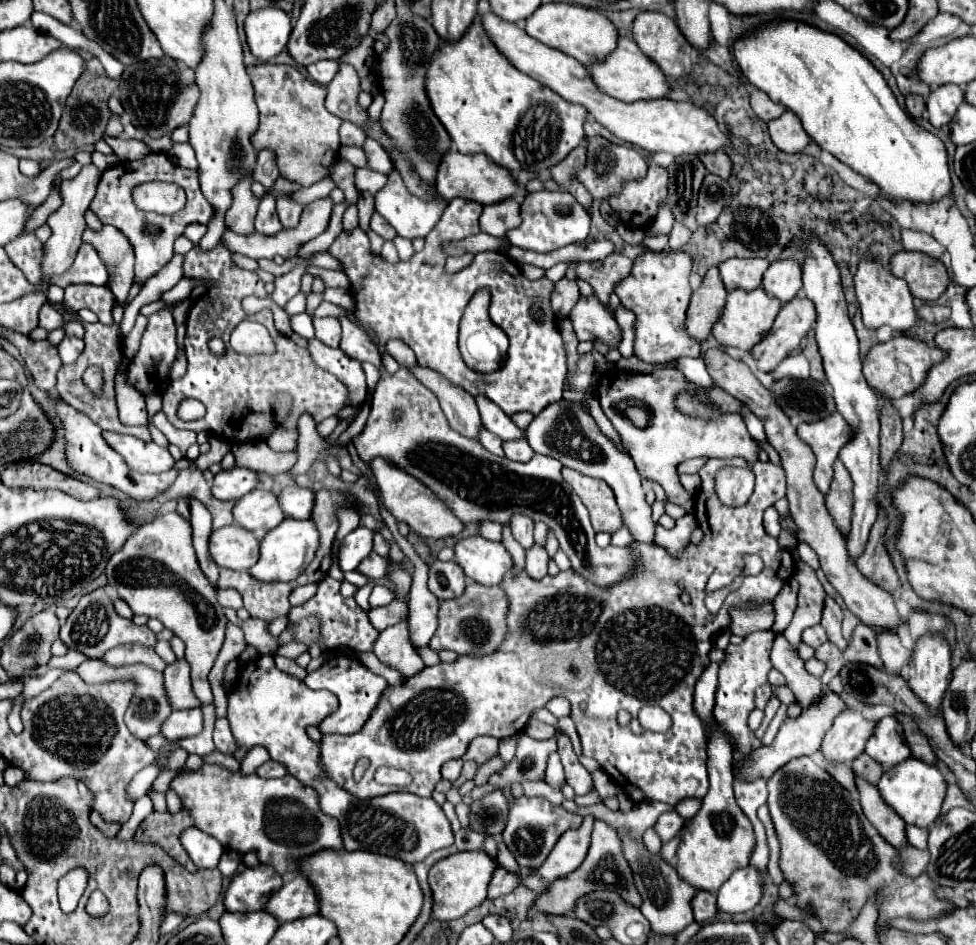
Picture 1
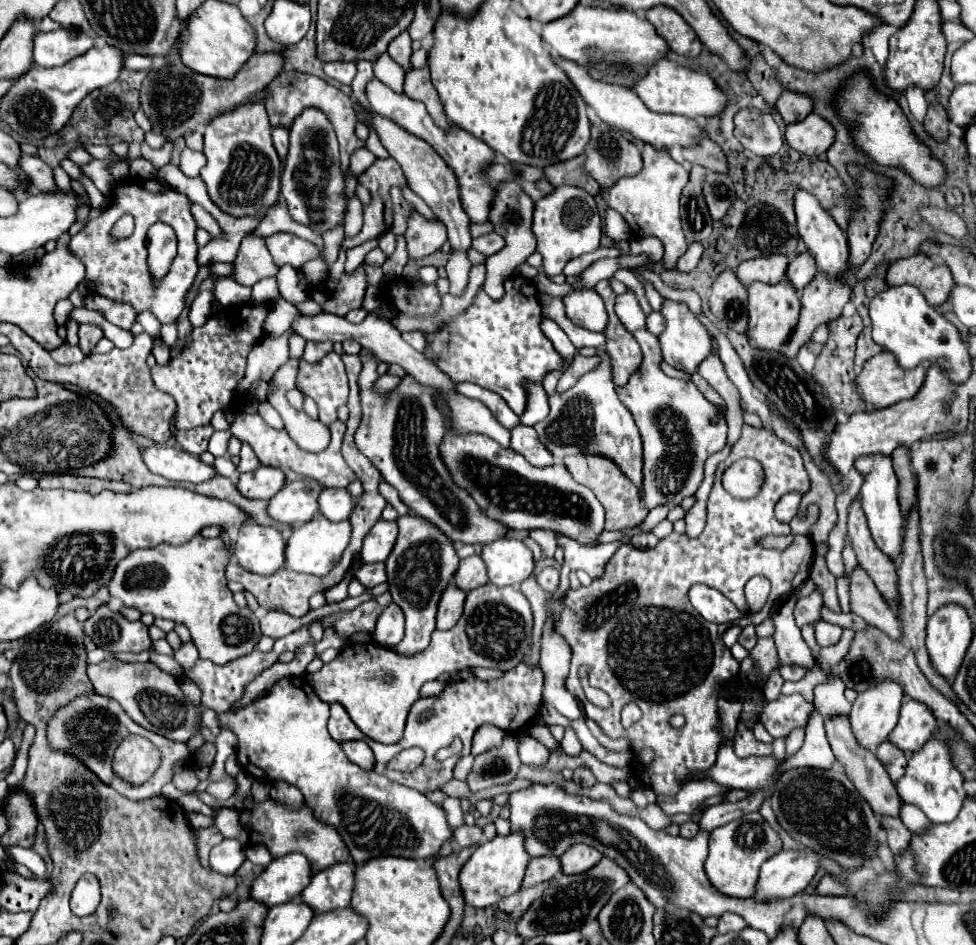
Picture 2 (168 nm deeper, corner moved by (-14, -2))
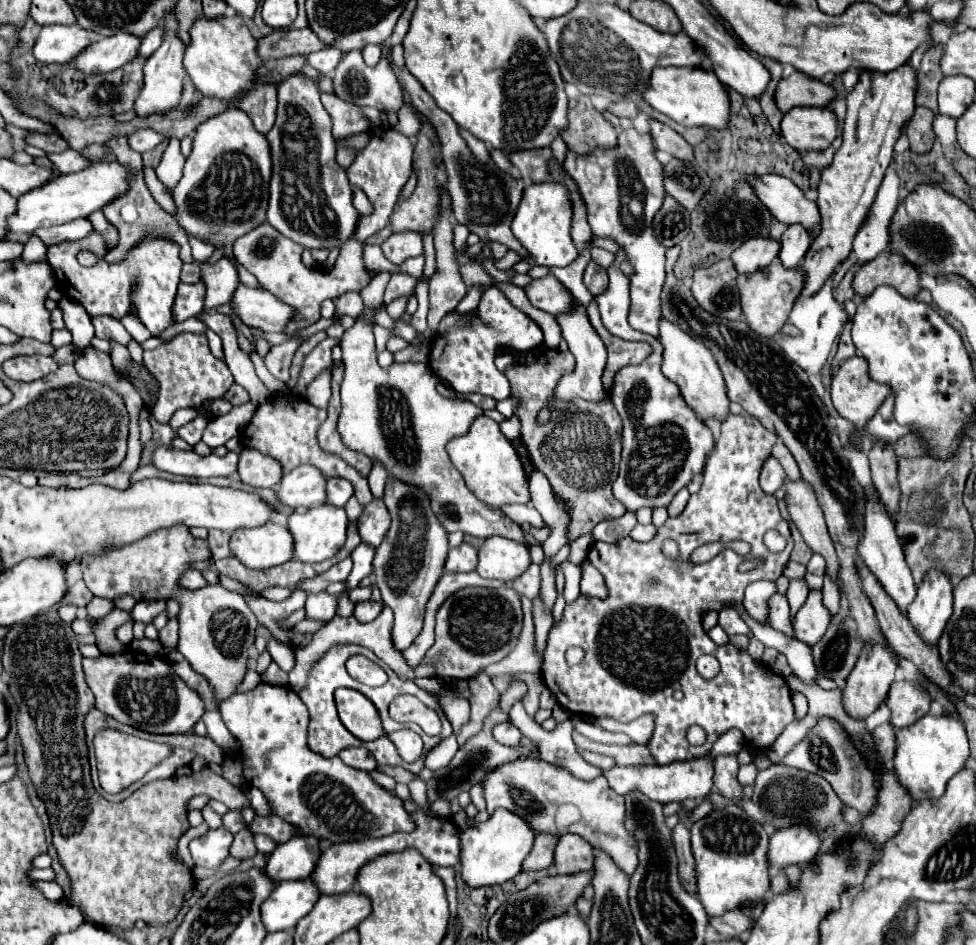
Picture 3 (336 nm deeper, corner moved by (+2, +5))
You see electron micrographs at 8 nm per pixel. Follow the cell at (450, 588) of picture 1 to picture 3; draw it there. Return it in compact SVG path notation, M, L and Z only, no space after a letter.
M470 544L450 548L446 558L446 572L472 572L478 564L478 550Z

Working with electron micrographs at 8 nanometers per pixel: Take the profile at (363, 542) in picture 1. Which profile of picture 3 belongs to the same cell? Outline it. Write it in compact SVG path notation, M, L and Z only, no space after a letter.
M372 500L372 504L364 506L362 516L358 518L358 532L362 542L378 548L382 538L388 532L388 524L390 524L390 514L384 506L382 500Z

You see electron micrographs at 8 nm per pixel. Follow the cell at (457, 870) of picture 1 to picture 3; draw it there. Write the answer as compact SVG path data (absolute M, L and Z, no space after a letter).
M500 808L490 820L474 824L460 834L460 874L466 886L480 888L492 884L504 884L520 872L524 856L530 852L534 832L516 814Z

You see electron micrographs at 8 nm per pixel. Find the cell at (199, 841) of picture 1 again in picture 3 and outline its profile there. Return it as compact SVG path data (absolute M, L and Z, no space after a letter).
M222 826L216 830L208 830L200 838L194 838L190 842L190 854L196 866L216 870L226 860L230 844L232 844L232 834Z

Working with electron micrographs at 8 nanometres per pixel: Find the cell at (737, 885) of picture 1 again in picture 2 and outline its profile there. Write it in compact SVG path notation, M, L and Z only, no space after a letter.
M782 849L778 855L770 857L762 865L754 899L764 901L798 895L814 879L818 867L820 855L816 855L812 849L802 851Z

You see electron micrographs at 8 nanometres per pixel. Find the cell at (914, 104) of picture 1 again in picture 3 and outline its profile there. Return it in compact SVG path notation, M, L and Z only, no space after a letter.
M918 106L914 110L914 116L908 120L908 142L914 148L914 152L928 152L934 142L934 132L932 132L932 120L934 112Z

